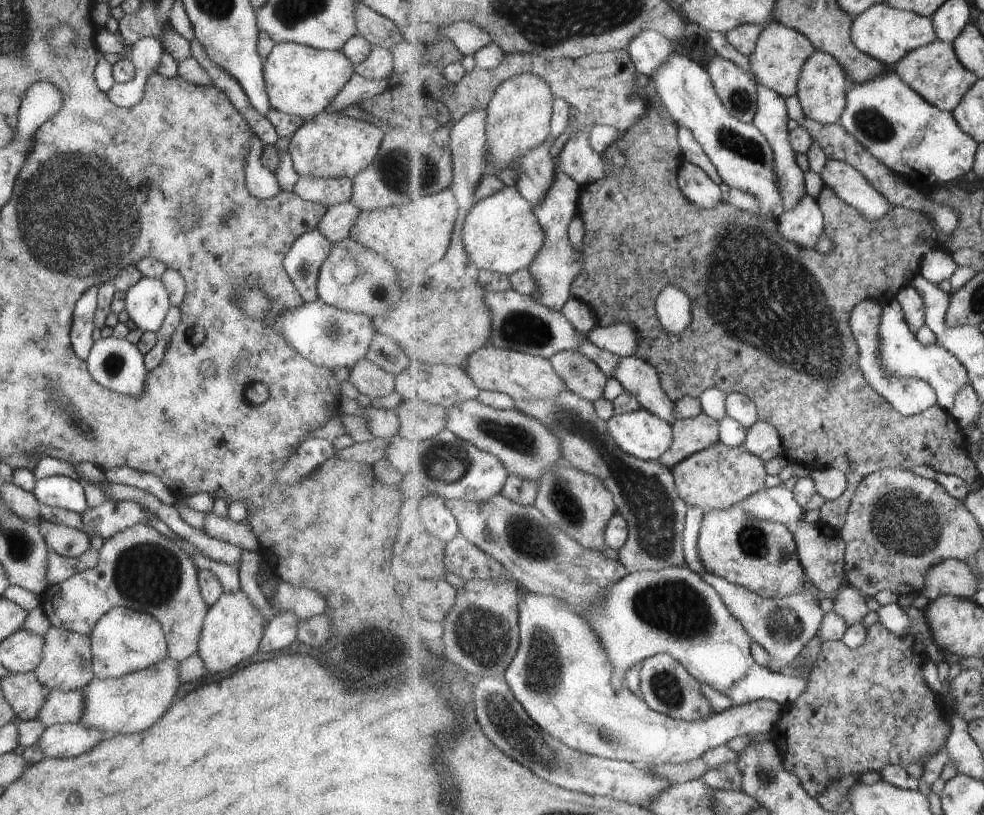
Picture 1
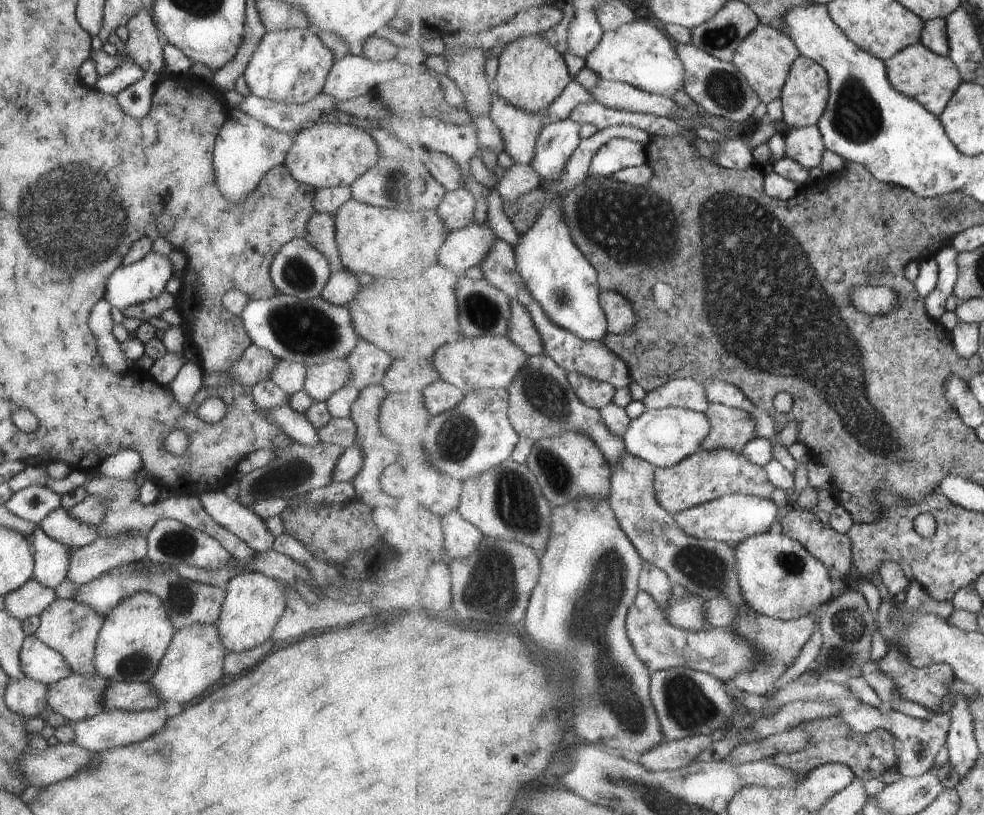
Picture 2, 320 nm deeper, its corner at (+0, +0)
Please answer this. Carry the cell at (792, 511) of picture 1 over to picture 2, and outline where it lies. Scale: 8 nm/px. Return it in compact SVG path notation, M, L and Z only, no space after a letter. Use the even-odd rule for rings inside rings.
M733 494L674 514L674 518L677 521L677 526L680 526L680 529L684 530L689 536L719 541L736 547L740 542L752 536L768 533L771 526L780 520L786 511L787 509L781 509L771 499Z

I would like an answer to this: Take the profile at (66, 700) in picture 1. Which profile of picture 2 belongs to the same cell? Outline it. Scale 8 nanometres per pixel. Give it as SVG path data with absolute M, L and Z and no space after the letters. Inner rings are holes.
M110 682L102 693L104 710L140 711L154 709L162 704L150 682Z

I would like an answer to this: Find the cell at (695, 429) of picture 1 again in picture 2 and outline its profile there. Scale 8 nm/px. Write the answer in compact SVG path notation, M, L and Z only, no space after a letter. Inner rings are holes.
M710 403L710 409L705 414L712 422L712 431L703 442L703 449L708 451L731 449L742 453L749 442L759 437L756 420L746 410L728 407L721 403Z

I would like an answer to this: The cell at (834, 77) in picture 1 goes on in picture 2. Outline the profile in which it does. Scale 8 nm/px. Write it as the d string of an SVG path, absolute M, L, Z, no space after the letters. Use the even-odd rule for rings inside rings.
M800 55L792 64L788 80L782 90L783 120L790 127L817 125L824 116L830 99L830 78L828 70L815 60Z

